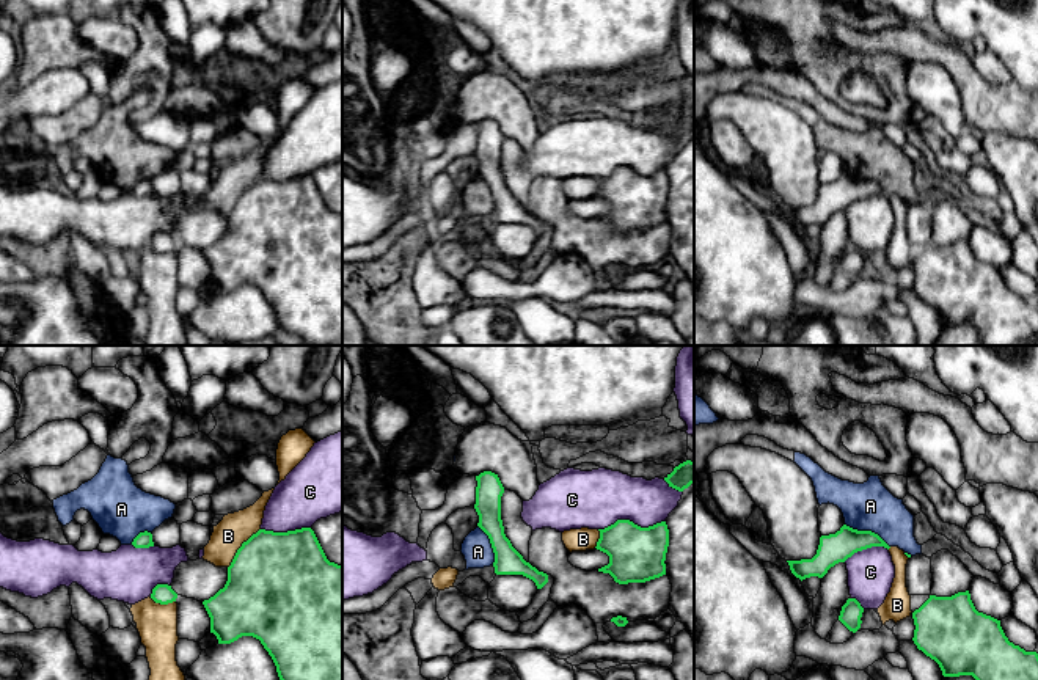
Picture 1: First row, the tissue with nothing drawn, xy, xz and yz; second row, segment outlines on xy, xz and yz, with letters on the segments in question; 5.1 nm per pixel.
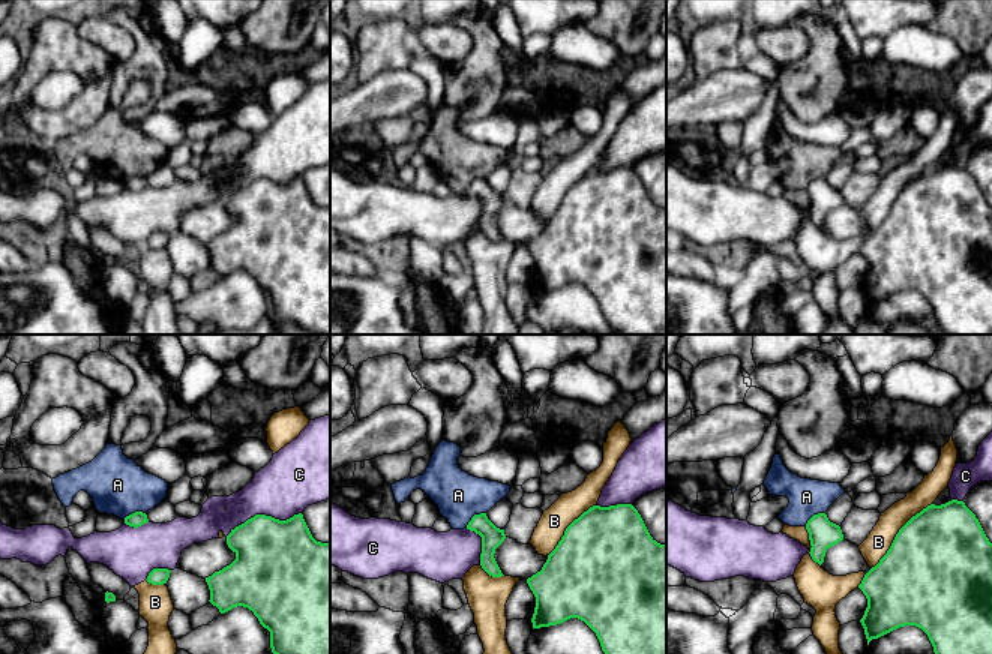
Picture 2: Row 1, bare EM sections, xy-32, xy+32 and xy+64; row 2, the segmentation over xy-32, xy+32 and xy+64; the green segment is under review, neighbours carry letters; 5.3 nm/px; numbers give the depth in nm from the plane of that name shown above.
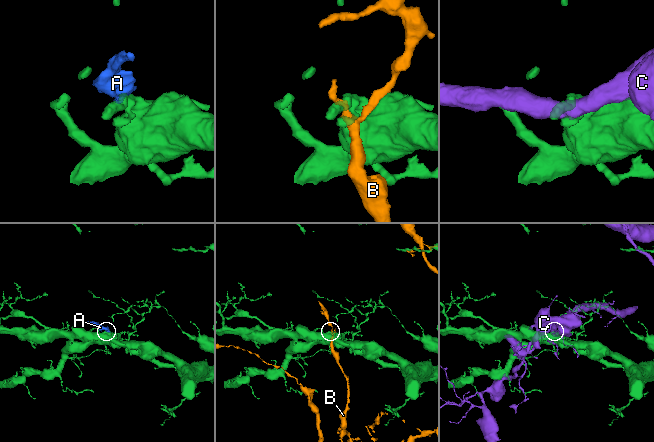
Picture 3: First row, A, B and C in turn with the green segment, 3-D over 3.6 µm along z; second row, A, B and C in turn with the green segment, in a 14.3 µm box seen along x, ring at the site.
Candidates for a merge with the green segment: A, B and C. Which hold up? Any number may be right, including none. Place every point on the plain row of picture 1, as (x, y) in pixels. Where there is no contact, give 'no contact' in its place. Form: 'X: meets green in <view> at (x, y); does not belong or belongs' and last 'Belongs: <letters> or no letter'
A: meets green in yz at (867, 179); does not belong
B: meets green in xy at (241, 195); does not belong
C: meets green in xz at (632, 170); does not belong
Belongs: no letter

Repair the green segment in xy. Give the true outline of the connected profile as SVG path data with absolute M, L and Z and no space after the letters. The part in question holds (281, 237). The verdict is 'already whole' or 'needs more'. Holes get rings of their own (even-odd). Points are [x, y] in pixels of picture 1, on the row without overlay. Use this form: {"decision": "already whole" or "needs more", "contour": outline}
{"decision": "already whole", "contour": "M311 176L287 181L259 177L237 198L225 236L203 253L218 292L253 284L272 305L283 333L305 345L342 345L342 214L327 207Z"}

